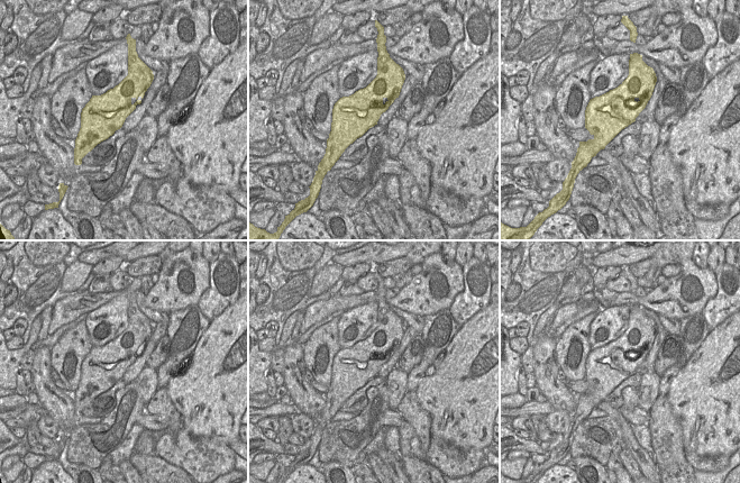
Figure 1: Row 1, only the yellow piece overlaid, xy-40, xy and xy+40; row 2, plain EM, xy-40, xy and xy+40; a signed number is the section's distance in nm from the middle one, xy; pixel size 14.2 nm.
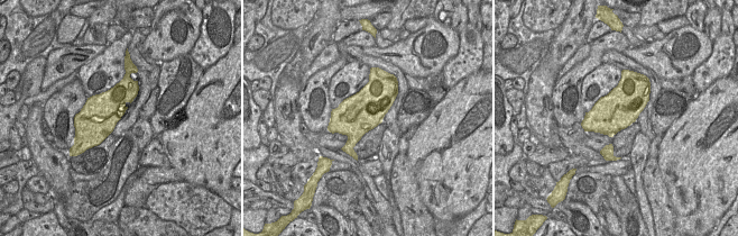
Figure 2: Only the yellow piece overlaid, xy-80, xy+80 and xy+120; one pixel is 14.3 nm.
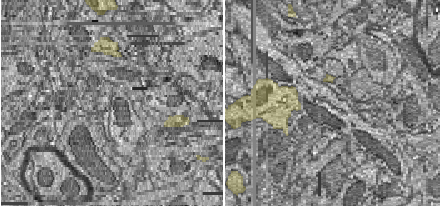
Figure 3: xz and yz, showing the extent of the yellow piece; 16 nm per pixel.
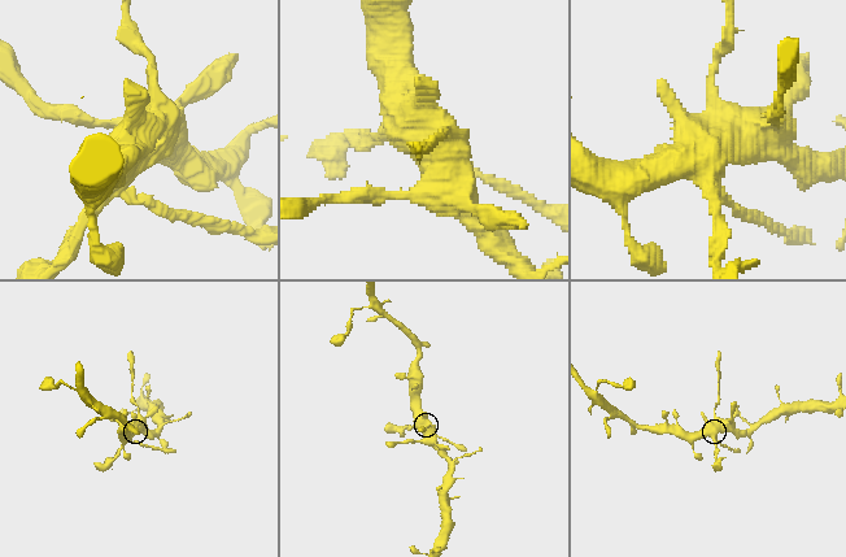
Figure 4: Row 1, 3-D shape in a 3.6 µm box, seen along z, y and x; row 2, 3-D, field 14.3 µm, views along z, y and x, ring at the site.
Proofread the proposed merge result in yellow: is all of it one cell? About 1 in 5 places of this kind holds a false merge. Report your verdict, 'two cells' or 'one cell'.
one cell

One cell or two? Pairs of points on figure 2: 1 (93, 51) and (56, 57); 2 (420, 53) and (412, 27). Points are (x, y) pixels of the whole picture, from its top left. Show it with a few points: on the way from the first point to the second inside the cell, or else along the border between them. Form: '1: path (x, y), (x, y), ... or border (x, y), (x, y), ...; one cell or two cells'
1: path (85, 53), (68, 51), (65, 53); one cell
2: border (427, 18), (427, 23), (423, 27), (411, 34); two cells

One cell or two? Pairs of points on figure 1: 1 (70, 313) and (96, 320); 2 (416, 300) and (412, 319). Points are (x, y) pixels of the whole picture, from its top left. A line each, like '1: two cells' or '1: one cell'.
1: two cells
2: two cells

